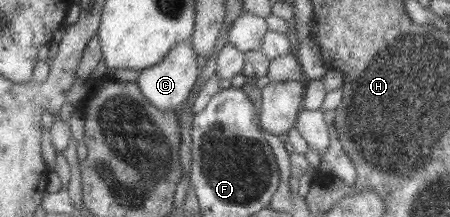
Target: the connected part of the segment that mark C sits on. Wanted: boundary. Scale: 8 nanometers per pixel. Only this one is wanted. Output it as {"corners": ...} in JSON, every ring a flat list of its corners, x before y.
{"corners":[[190,39,178,42,158,64,139,71,140,75,135,83,144,98,158,110,167,113,175,111,176,107,187,99,198,78,196,58,197,52,193,50]]}

